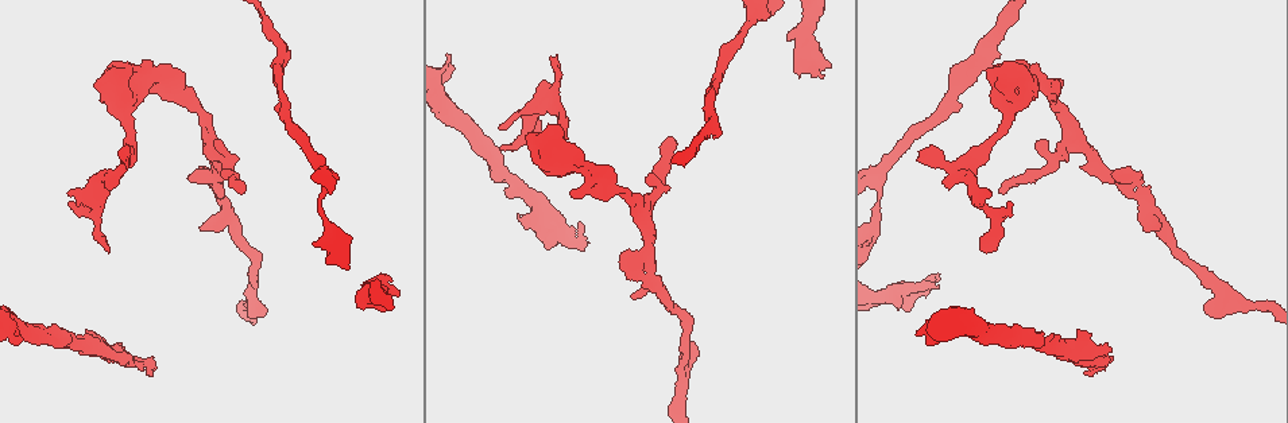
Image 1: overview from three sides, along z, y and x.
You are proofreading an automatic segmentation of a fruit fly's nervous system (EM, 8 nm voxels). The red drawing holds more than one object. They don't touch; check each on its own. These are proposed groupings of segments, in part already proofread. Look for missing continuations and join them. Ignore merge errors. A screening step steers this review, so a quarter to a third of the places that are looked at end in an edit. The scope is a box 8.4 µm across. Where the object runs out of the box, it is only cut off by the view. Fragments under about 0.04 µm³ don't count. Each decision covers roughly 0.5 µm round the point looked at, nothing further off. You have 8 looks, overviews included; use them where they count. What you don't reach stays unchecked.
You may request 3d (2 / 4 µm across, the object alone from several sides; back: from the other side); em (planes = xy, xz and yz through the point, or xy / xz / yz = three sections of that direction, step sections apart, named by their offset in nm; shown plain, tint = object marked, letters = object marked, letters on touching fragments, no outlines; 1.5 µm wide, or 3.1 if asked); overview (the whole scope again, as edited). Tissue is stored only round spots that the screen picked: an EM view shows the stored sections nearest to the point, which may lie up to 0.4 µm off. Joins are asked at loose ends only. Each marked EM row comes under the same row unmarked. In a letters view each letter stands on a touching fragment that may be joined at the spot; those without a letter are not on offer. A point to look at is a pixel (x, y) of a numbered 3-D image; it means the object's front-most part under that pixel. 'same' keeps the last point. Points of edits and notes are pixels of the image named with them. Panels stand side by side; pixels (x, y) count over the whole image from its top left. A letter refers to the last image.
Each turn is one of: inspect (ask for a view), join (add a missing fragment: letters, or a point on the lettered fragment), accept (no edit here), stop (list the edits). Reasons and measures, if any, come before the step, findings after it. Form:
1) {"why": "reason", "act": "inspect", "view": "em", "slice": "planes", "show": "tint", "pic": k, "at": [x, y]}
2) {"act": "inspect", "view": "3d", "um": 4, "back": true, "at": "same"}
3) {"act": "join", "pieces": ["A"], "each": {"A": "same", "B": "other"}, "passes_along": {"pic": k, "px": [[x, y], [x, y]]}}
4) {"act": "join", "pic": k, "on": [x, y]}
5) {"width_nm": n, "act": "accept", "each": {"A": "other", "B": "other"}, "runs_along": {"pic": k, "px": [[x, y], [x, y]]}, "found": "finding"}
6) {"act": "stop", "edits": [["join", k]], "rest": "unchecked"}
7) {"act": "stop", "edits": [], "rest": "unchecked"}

{"why": "branch stops here", "act": "inspect", "view": "3d", "um": 4, "back": true, "pic": 1, "at": [997, 74]}

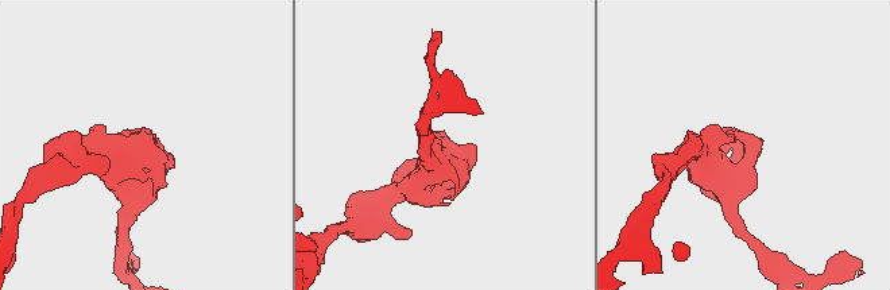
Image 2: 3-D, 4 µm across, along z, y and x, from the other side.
{"act": "inspect", "view": "em", "slice": "planes", "show": "letters", "pic": 2, "at": [162, 145]}

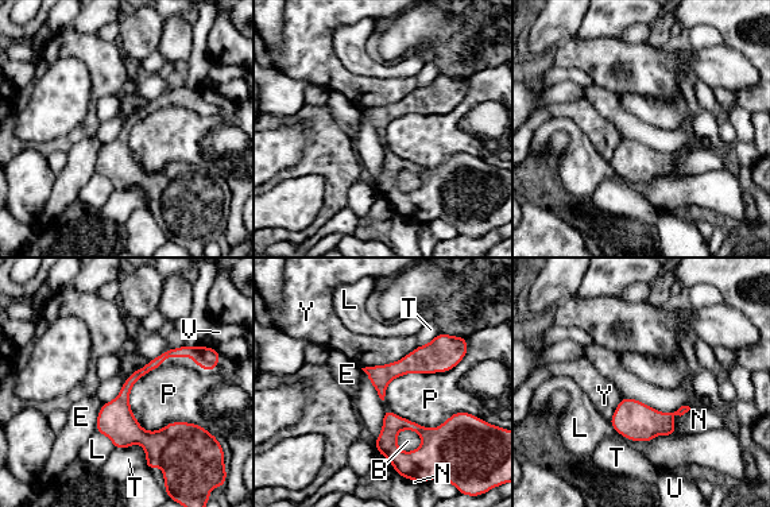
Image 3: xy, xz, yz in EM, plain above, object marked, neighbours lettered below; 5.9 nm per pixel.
{"longest_contact_nm": ["P", 500], "act": "accept", "each": {"B": "other", "E": "other", "L": "other", "N": "other", "P": "other", "T": "other", "U": "other", "V": "other", "Y": "other"}, "found": "none of them fits"}

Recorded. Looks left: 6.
{"why": "thin end", "act": "inspect", "view": "em", "slice": "yz", "step": 8, "show": "letters", "pic": 1, "at": [118, 152]}

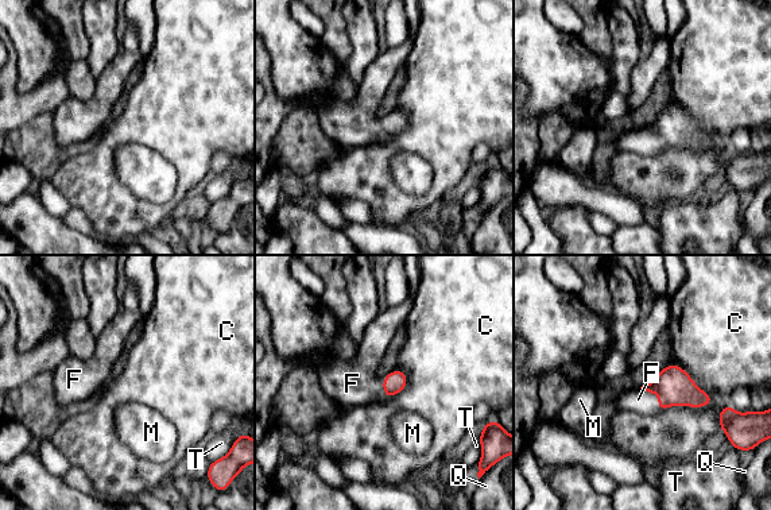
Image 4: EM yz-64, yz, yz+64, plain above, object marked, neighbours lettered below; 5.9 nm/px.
{"why": "cut it another way", "act": "inspect", "view": "em", "slice": "planes", "show": "letters", "at": "same"}

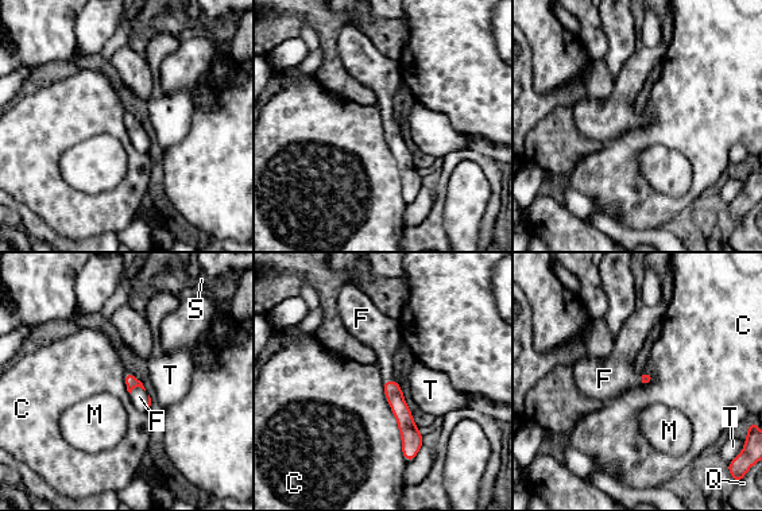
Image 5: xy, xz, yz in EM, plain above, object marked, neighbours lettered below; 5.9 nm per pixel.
{"act": "join", "pieces": ["F"], "each": {"C": "other", "F": "same", "M": "other", "Q": "other", "S": "other", "T": "other"}, "found": "it goes on there"}

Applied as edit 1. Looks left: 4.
{"act": "inspect", "view": "overview"}

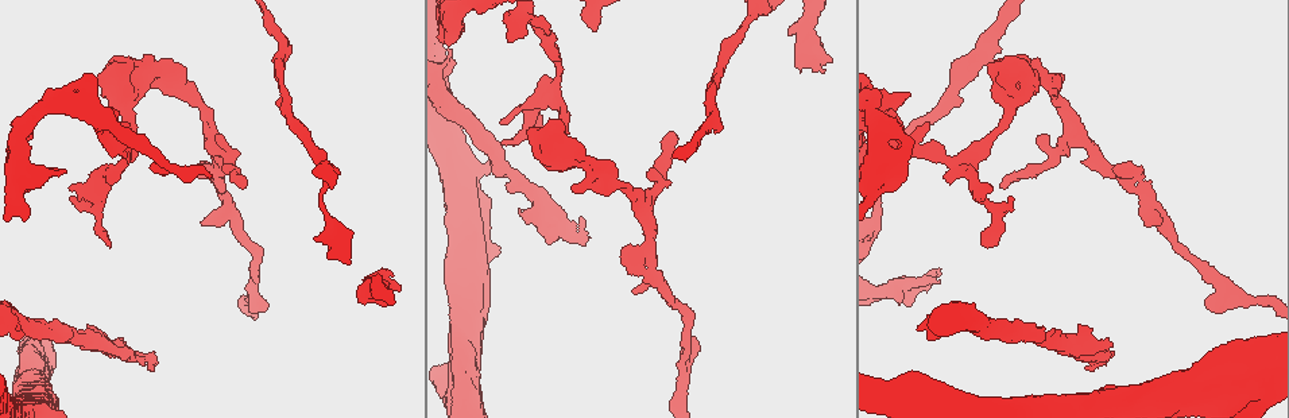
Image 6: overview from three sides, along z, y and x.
{"why": "branch stops here", "act": "inspect", "view": "em", "slice": "xy", "step": 4, "show": "tint", "pic": 6, "at": [201, 223]}

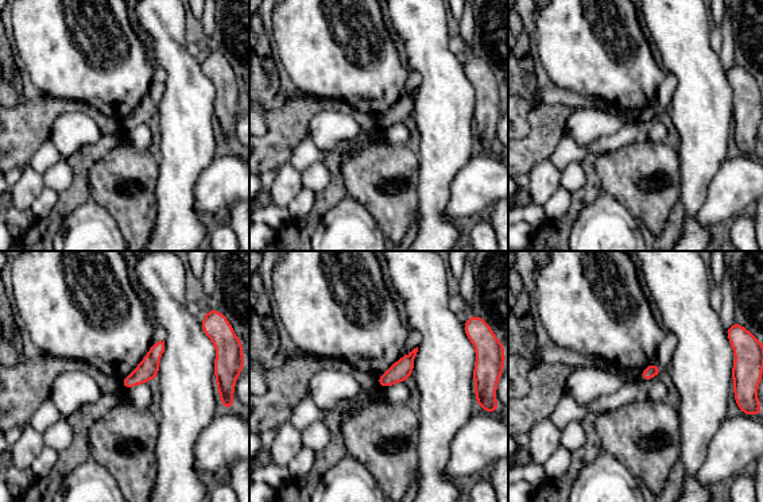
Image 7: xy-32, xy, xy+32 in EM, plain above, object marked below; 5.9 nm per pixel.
{"why": "cut it another way", "act": "inspect", "view": "em", "slice": "planes", "show": "letters", "at": "same"}

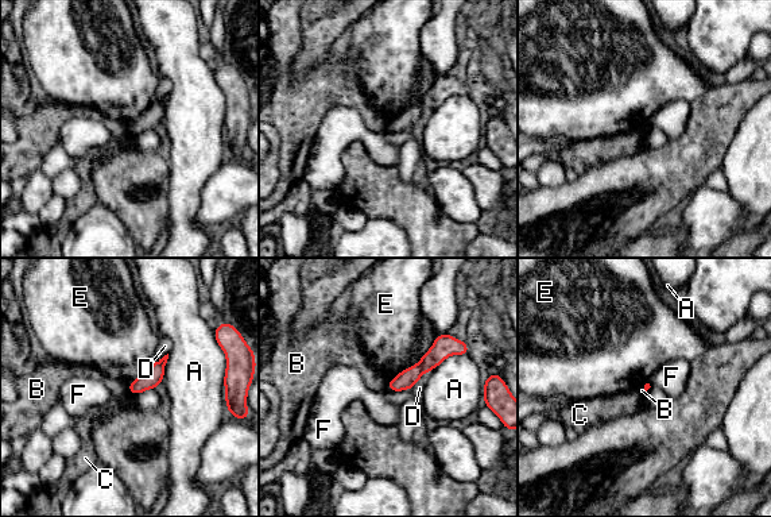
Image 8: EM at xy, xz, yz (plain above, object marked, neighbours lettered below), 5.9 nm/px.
{"longest_contact_nm": ["A", 240], "act": "accept", "each": {"A": "other", "B": "other", "C": "other", "D": "other", "E": "other", "F": "other"}, "border": {"pic": 8, "px": [[430, 370], [419, 378], [414, 388]]}, "found": "none of them fits"}

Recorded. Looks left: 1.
{"act": "stop", "edits": [["join", 5]], "rest": "unchecked"}

